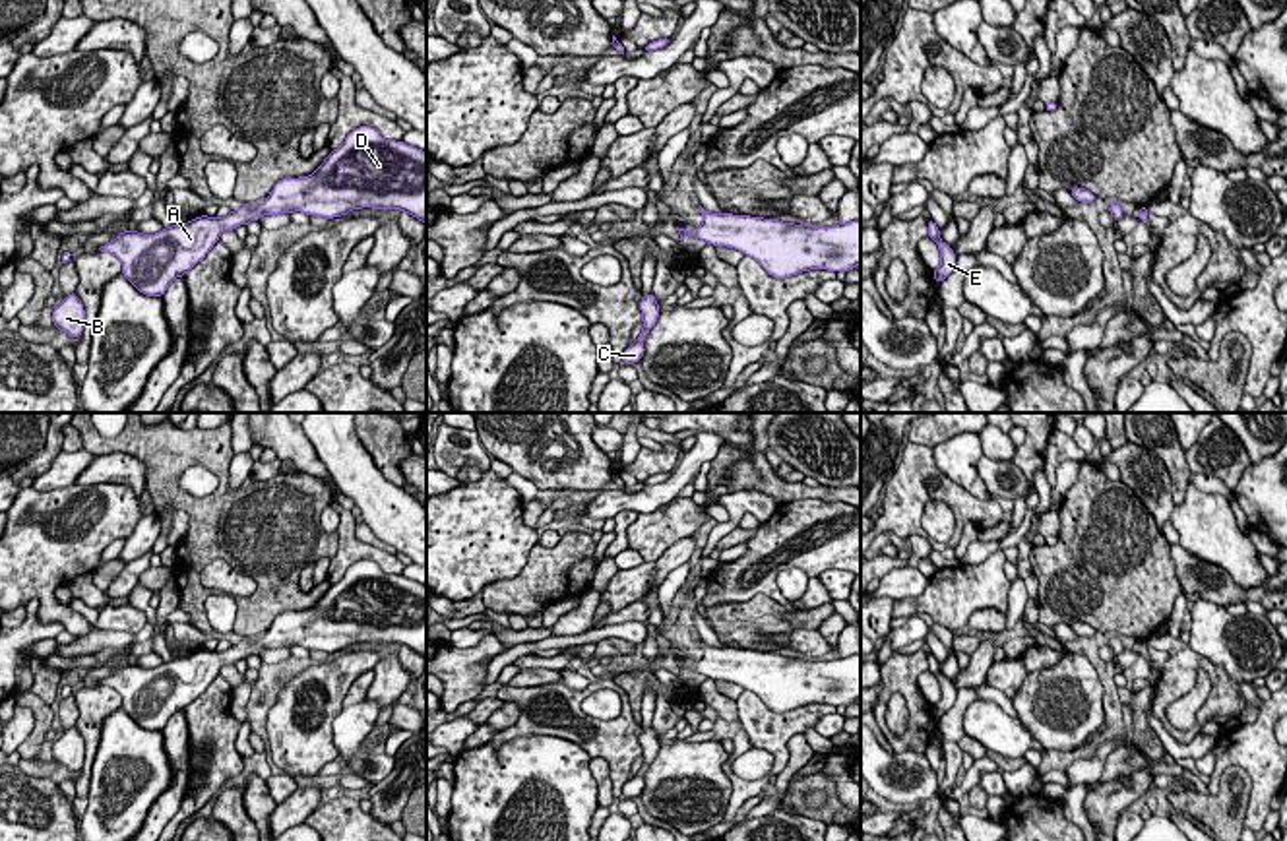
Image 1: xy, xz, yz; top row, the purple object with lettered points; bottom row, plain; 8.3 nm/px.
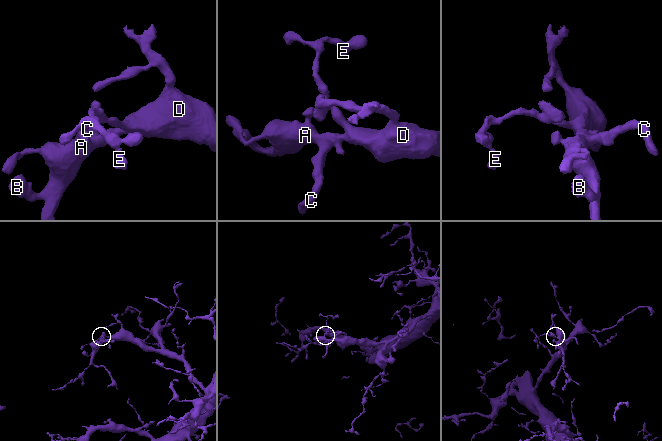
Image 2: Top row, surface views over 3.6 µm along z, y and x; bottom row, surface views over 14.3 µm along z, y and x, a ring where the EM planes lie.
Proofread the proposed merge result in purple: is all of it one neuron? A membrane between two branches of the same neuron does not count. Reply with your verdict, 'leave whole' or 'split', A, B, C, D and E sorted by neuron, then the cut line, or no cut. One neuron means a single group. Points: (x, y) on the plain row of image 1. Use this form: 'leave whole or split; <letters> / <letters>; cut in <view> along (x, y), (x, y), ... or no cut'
leave whole; A B C D E; no cut

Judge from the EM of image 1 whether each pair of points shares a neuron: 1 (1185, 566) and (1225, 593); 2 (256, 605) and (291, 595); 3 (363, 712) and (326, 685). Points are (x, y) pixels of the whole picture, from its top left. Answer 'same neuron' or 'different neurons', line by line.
1: same neuron
2: same neuron
3: different neurons

